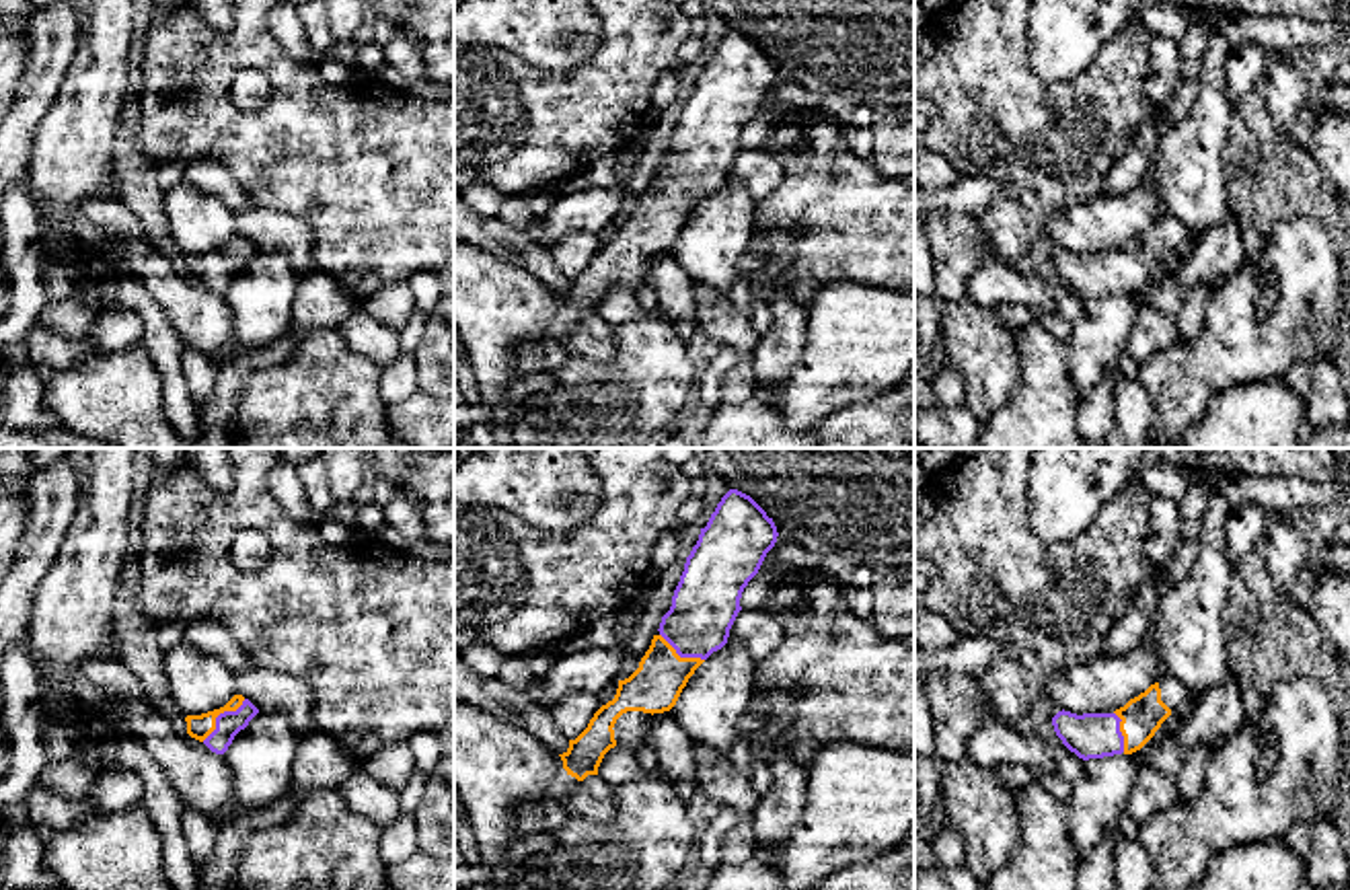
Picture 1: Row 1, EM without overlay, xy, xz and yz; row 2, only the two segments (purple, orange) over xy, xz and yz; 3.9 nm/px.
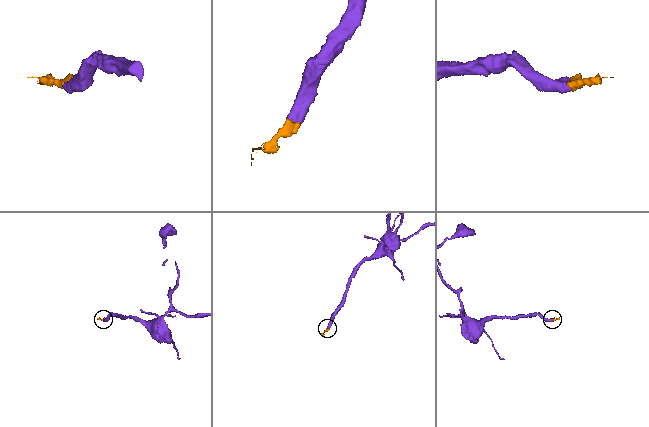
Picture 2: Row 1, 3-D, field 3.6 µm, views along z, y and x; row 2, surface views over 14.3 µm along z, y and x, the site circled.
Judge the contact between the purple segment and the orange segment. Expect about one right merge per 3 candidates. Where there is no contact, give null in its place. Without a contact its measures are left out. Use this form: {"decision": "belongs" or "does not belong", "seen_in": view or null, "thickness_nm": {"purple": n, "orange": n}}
{"decision": "belongs", "seen_in": "xy", "thickness_nm": {"purple": 100, "orange": 100}}

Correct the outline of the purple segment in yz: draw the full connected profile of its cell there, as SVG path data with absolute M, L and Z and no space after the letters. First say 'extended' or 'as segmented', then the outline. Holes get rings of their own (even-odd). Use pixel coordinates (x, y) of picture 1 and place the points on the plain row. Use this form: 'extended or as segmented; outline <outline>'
extended; outline M1163 216L1145 232L1114 253L1058 251L1052 265L1062 284L1079 298L1103 298L1140 290L1171 255L1192 236L1192 230L1173 216Z

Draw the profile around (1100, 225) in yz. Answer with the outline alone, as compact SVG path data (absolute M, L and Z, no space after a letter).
M1142 181L1122 197L1099 193L1087 201L1064 201L1050 214L1044 234L1077 255L1114 253L1163 216L1157 187Z

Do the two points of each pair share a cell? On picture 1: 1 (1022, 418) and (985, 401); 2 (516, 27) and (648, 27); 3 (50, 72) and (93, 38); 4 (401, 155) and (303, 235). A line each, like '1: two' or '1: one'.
1: two
2: two
3: two
4: two

